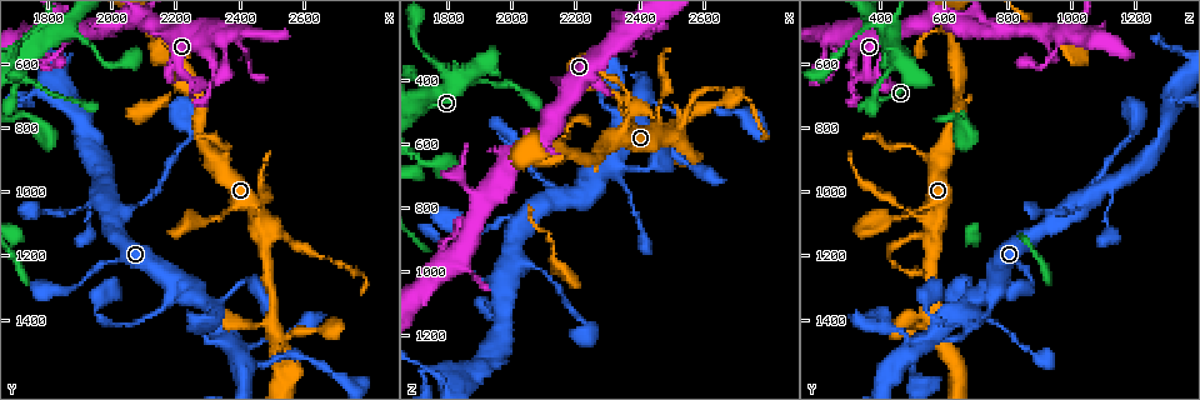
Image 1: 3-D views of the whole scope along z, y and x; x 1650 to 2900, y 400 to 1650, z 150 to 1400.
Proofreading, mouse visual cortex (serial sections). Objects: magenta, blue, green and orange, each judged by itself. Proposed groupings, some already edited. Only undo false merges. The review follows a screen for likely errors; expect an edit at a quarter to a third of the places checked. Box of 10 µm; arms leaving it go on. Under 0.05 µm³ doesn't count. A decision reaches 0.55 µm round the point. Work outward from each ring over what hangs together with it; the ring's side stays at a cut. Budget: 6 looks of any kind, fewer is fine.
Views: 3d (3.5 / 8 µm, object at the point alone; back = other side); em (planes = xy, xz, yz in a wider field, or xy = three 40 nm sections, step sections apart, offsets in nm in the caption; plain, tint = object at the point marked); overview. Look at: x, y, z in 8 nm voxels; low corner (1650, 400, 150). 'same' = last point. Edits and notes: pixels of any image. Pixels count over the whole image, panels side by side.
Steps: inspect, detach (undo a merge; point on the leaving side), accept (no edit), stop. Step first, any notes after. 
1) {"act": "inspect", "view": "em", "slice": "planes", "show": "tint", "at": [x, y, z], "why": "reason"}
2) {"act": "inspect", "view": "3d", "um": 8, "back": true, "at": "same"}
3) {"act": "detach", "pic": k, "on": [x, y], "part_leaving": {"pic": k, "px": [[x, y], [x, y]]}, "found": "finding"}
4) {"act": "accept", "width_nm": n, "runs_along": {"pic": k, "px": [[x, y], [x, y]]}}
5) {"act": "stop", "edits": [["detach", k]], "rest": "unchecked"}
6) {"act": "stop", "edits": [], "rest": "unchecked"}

{"act": "inspect", "view": "3d", "um": 3.5, "at": [1890, 490, 760], "why": "branch point"}

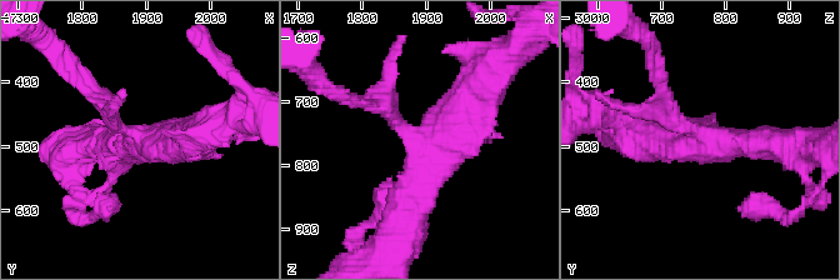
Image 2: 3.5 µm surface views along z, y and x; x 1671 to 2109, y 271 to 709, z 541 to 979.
{"act": "inspect", "view": "em", "slice": "xy", "step": 5, "show": "tint", "at": [1890, 485, 770], "arms": 3, "arm_widths_nm": [200, 400, 450]}

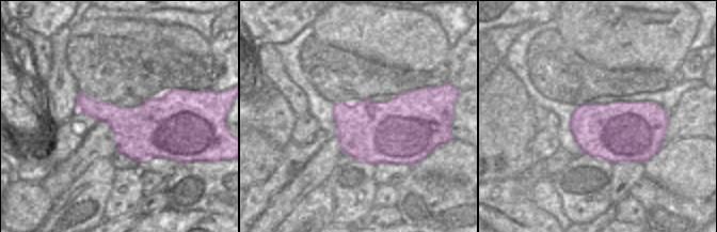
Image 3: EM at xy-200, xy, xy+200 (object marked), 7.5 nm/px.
{"act": "detach", "pic": 2, "on": [109, 100], "part_leaving": {"pic": 2, "px": [[123, 130], [106, 106], [123, 88]]}, "found": "a second cell is stuck on"}

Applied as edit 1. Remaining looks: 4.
{"act": "inspect", "view": "overview"}

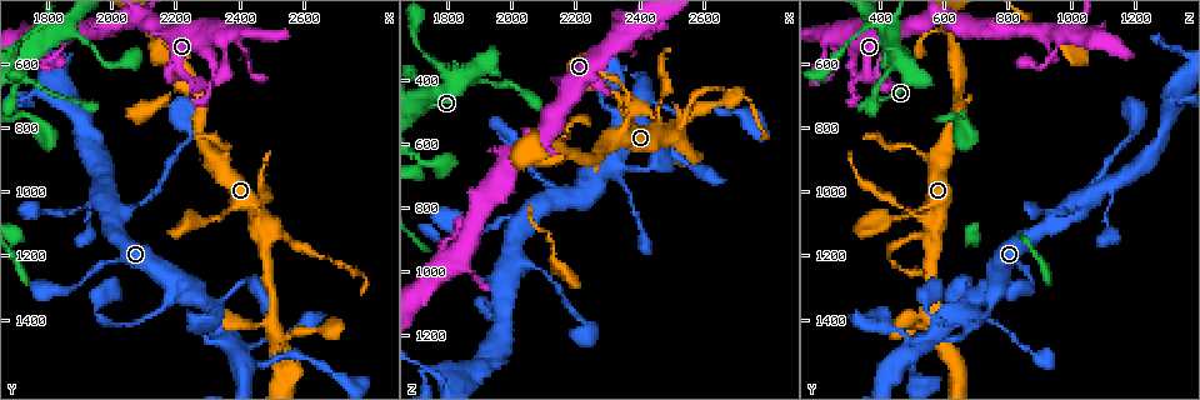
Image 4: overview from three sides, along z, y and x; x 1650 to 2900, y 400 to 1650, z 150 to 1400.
{"act": "inspect", "view": "em", "slice": "xy", "step": 5, "show": "tint", "at": [2040, 1080, 970], "why": "two arms in line, one across"}

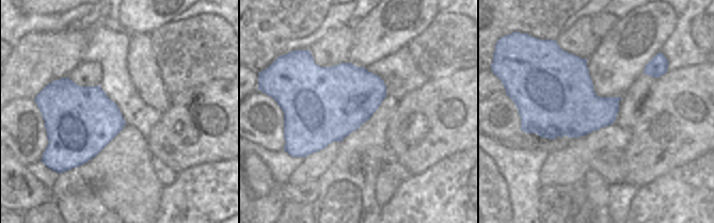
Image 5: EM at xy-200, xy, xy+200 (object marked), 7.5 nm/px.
{"act": "inspect", "view": "3d", "um": 3.5, "at": "same", "why": "see where the arms go"}

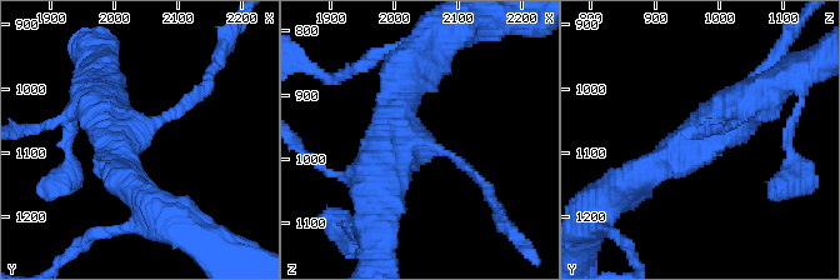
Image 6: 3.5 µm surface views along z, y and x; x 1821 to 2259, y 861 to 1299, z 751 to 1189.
{"act": "accept", "arm_widths_nm": [150, 400, 600], "runs_along": {"pic": 6, "px": [[638, 179], [765, 90]]}, "found": "continuous, no second cell"}

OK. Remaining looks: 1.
{"act": "stop", "edits": [["detach", 2]], "rest": "unchecked"}

